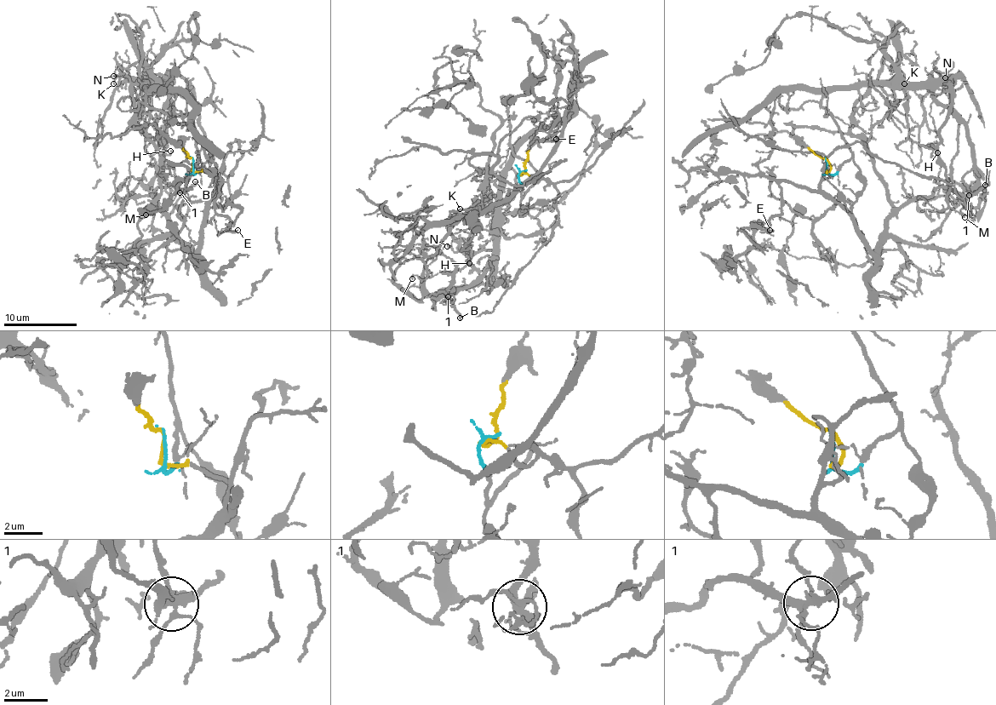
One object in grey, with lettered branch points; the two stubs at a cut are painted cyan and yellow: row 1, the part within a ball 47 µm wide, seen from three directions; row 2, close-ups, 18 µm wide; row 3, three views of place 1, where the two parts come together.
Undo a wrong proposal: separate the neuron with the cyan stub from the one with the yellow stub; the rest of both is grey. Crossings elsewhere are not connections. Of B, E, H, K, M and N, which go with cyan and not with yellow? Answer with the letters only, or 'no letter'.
H, K, M, N

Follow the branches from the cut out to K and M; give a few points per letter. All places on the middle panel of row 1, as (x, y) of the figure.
K: (526, 170), (519, 180), (522, 196), (540, 174), (512, 146), (500, 215), (478, 206), (460, 209)
M: (526, 170), (522, 196), (540, 174), (511, 146), (489, 269), (440, 294), (431, 295), (425, 277), (413, 278)

